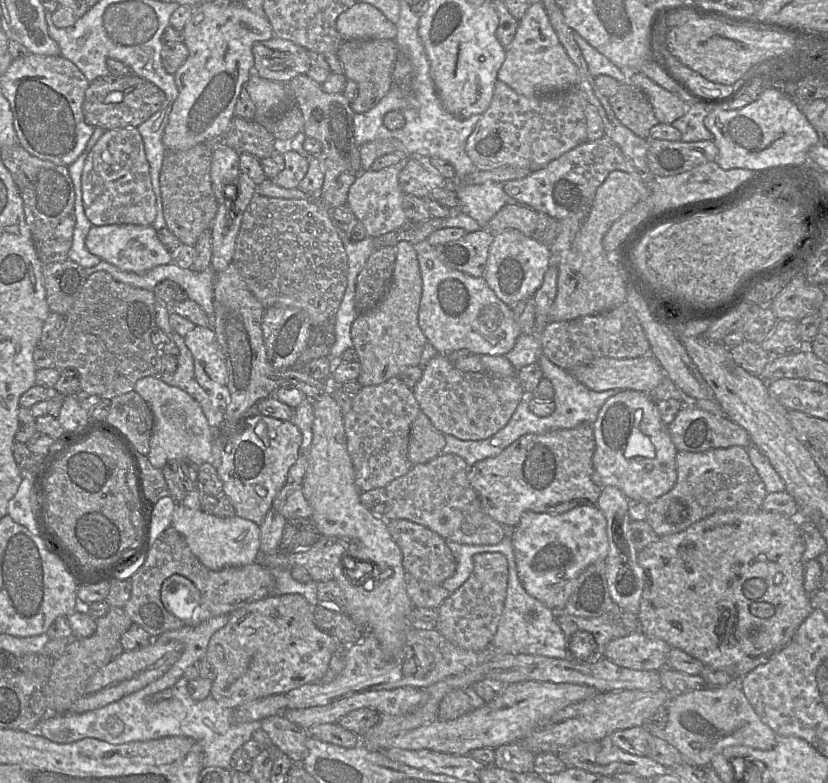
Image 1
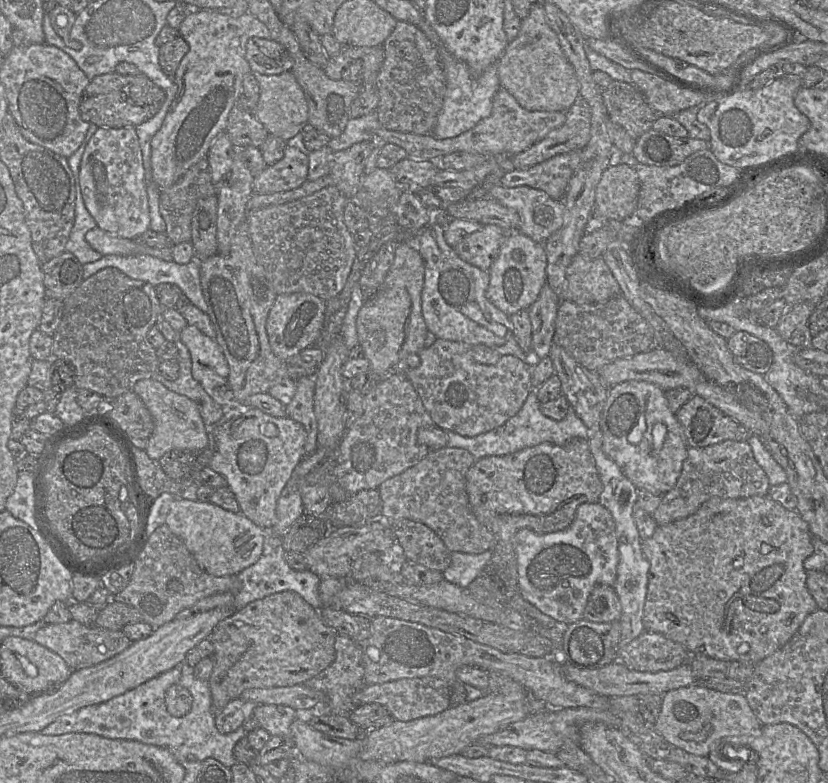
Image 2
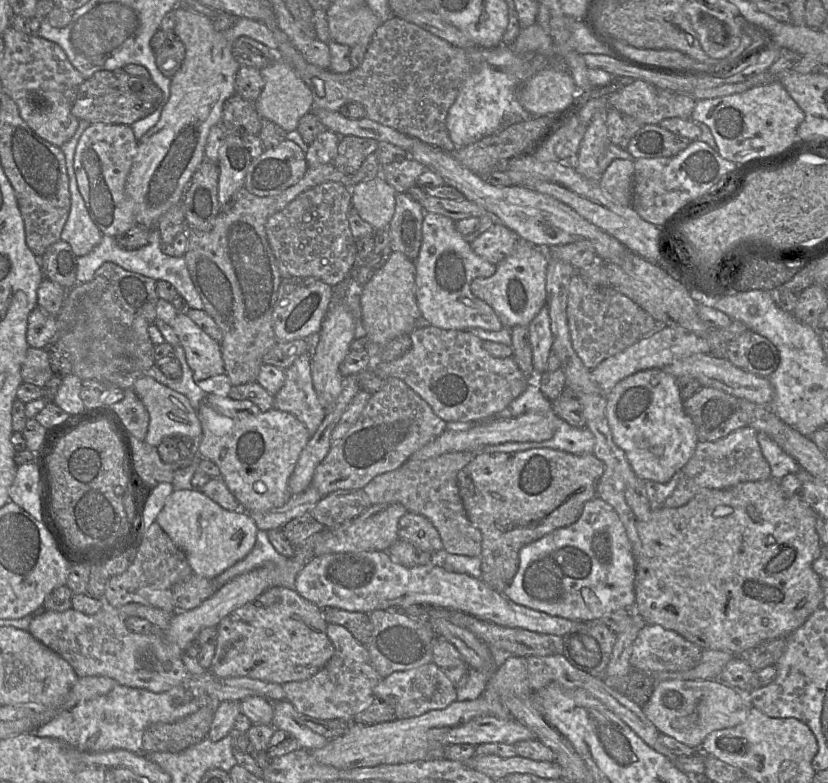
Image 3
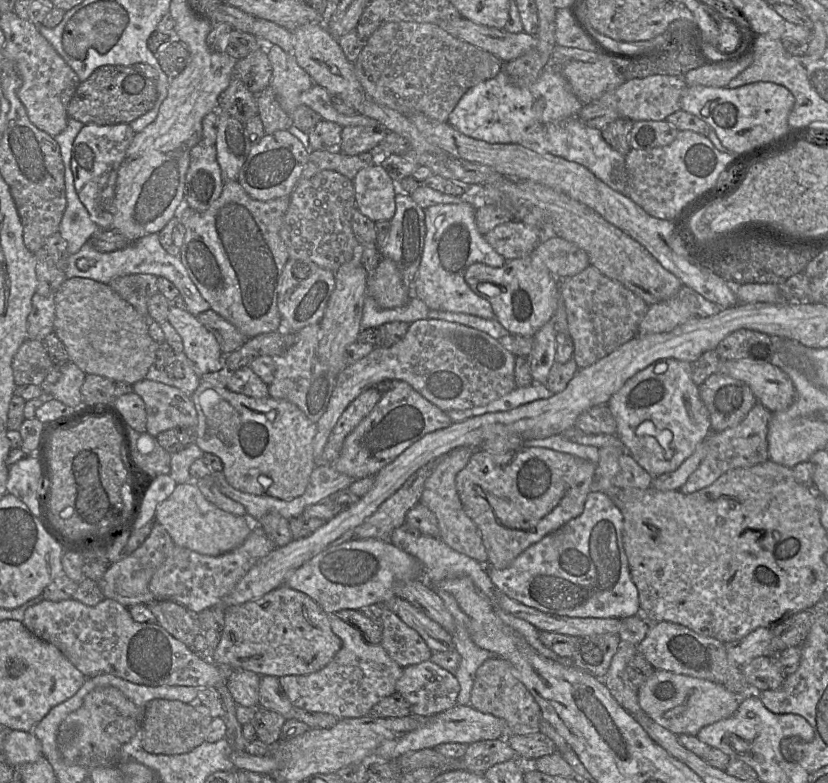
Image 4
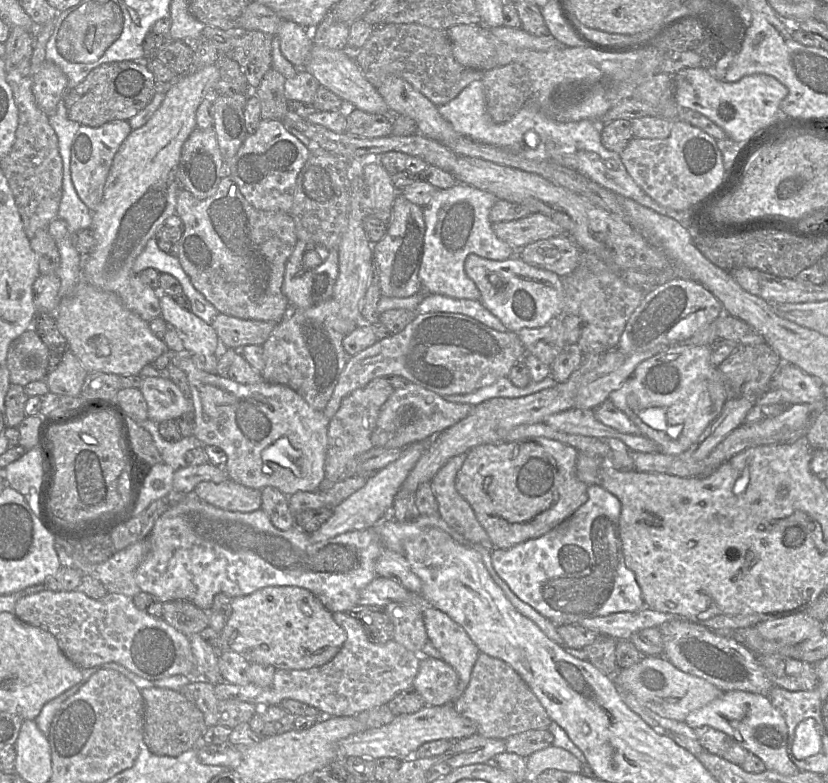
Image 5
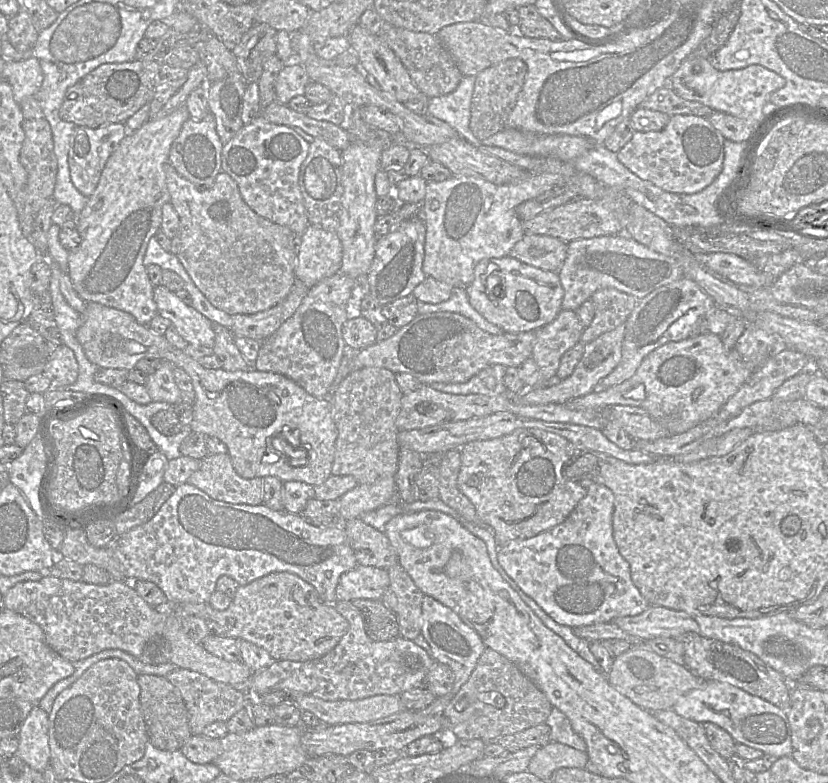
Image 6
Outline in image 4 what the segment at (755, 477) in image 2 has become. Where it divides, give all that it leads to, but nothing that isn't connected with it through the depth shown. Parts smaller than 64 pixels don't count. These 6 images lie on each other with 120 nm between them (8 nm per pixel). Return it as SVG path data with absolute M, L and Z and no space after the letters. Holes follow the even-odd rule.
M757 403L737 426L722 432L711 432L706 438L707 453L699 467L689 476L679 491L689 494L711 485L721 475L737 468L750 468L769 460L768 424L773 413Z

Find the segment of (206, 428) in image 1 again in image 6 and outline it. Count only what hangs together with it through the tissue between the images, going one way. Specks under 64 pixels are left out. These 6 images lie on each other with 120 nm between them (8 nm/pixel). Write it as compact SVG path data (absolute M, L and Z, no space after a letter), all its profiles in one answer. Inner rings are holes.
M163 361L160 367L149 375L145 387L152 401L167 402L170 405L182 402L180 390L174 380L173 368L169 362Z

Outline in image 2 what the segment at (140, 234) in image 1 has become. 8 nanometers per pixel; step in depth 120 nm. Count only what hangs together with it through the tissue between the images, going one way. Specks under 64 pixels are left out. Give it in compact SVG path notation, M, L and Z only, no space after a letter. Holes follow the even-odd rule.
M96 227L85 235L88 244L102 256L104 255L150 255L164 261L172 261L172 247L152 248L136 239L125 239L111 235Z

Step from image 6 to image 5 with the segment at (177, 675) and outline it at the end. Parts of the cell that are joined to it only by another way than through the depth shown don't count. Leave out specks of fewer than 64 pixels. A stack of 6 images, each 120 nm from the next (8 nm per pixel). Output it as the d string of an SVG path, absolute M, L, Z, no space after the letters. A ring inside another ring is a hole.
M196 681L185 685L180 691L202 712L207 728L222 725L233 729L241 723L249 722L260 710L252 703L217 698L214 686L207 681Z

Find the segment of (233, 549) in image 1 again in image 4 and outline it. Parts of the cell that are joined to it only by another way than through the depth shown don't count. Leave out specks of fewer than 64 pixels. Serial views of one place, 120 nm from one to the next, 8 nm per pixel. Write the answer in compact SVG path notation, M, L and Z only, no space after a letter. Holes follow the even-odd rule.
M195 483L177 484L171 495L157 506L155 521L167 530L175 545L209 556L237 548L254 528L247 515L236 516L209 502Z

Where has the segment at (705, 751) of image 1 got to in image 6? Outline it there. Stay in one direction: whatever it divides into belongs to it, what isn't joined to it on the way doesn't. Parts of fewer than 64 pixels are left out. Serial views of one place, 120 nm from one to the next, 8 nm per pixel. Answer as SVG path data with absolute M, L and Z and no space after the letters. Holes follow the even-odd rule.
M633 645L628 651L614 658L607 679L618 692L650 712L673 709L680 697L702 684L702 679L686 666L639 645Z

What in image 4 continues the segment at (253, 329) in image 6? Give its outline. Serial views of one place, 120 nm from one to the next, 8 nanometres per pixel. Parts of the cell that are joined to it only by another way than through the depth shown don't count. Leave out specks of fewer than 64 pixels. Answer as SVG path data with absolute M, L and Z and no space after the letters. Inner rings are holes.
M211 309L196 317L215 336L224 355L239 349L248 340L234 325Z

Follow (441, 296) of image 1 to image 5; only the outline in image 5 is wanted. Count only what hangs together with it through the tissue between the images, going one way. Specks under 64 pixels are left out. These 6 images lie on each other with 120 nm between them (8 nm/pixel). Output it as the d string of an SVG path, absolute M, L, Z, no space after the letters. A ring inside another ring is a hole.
M462 183L435 191L429 204L423 207L426 231L424 254L419 269L422 291L480 301L480 291L464 269L466 258L470 254L476 254L482 258L504 261L516 253L493 232L489 213L497 201L498 198L493 194Z

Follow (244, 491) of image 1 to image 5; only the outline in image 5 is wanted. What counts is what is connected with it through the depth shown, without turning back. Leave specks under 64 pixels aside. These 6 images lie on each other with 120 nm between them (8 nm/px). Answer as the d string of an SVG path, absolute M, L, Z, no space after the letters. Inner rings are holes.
M172 354L171 364L184 371L188 378L195 415L194 436L203 446L217 446L226 453L227 462L223 468L230 479L253 489L272 486L288 497L299 491L319 490L326 482L325 458L330 419L323 411L313 409L302 396L286 385L267 381L241 384L228 377L205 372L187 354Z

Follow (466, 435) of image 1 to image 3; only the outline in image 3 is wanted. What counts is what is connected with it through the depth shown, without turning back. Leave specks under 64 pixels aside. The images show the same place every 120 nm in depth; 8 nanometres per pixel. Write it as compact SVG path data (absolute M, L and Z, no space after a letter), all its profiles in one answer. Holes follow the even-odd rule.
M432 325L415 328L410 333L411 348L402 357L389 361L375 361L371 367L382 378L395 377L404 381L445 422L476 421L485 419L505 409L526 389L529 379L518 367L515 359L496 358L482 346L482 340L468 331L445 330Z

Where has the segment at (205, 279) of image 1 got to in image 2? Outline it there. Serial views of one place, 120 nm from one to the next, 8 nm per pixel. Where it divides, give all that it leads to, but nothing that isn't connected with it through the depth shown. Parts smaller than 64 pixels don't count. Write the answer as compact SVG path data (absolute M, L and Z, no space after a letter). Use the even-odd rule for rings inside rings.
M104 255L94 262L82 265L84 280L106 267L114 267L130 278L142 280L150 283L154 287L162 283L173 283L180 288L182 293L191 301L193 305L205 313L208 310L200 283L200 262L194 258L187 264L178 264L173 260L164 261L150 255Z

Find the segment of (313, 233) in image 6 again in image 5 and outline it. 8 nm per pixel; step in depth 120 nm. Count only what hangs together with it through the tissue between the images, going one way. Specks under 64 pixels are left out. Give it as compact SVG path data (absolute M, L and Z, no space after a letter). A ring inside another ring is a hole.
M298 239L286 263L282 291L290 302L290 310L307 309L332 298L339 275L338 249L330 250L327 259L318 266L304 268L306 251L316 248Z

